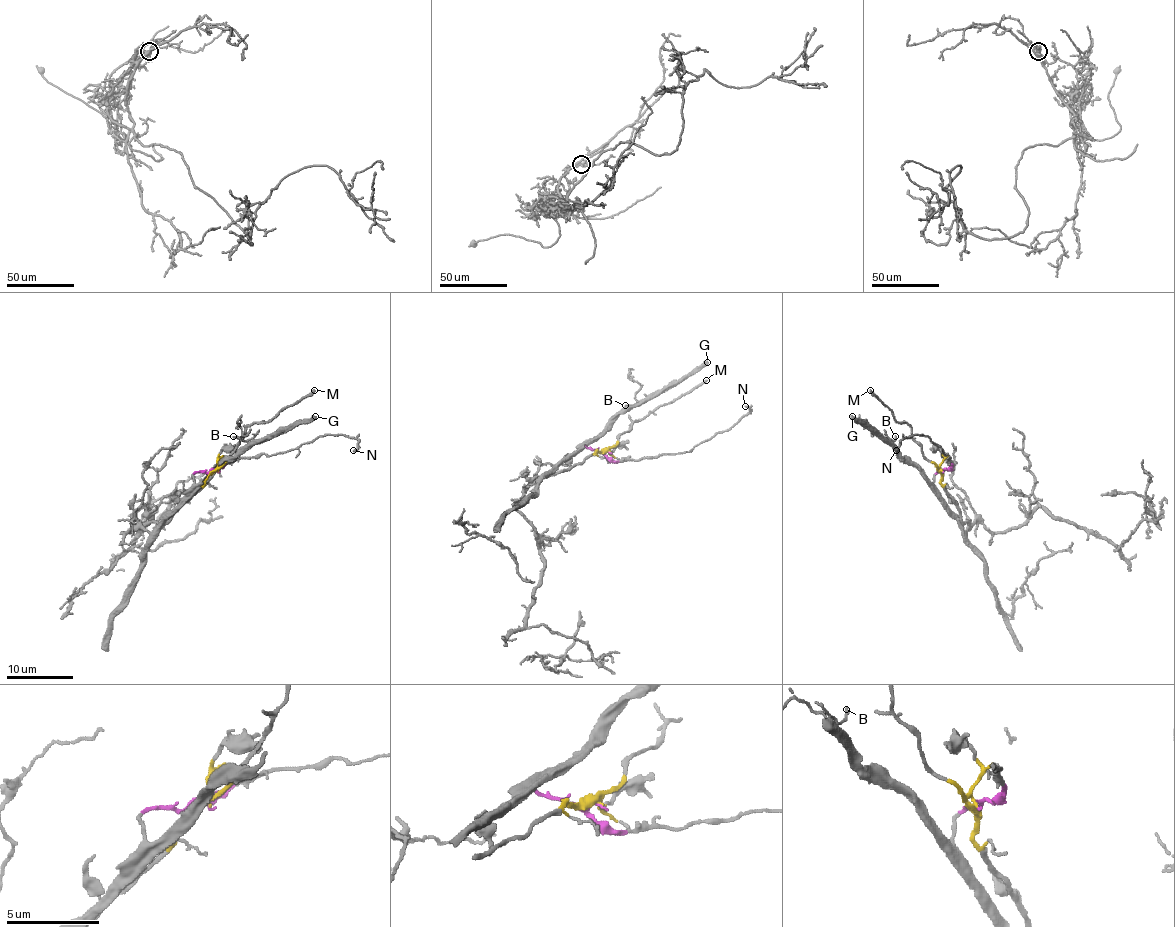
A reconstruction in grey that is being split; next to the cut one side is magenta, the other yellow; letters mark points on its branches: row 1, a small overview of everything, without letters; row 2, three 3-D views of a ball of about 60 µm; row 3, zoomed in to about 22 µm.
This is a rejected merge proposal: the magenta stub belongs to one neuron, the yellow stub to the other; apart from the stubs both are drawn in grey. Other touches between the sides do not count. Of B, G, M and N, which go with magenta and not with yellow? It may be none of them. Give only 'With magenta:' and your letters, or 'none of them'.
With magenta: B, G, N

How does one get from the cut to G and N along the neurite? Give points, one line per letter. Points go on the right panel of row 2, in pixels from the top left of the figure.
G: (942, 471), (937, 472), (932, 484), (875, 431), (852, 416)
N: (942, 471), (950, 466), (950, 457), (927, 436), (919, 434), (900, 441), (895, 451)

